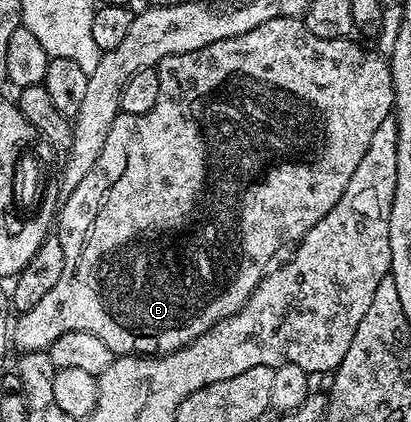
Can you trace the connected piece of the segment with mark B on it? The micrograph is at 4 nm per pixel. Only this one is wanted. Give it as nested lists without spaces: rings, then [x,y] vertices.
[[[280,16],[279,18],[271,18],[271,22],[263,22],[259,26],[255,26],[253,30],[247,30],[238,36],[223,38],[219,42],[211,42],[205,48],[191,50],[187,54],[168,56],[158,62],[156,67],[157,76],[161,80],[159,102],[155,102],[155,106],[151,106],[151,110],[147,110],[147,114],[122,112],[121,115],[115,118],[115,122],[111,124],[111,134],[107,134],[107,142],[103,144],[103,150],[99,154],[95,166],[91,166],[91,174],[87,174],[87,178],[83,178],[83,182],[79,182],[79,186],[60,205],[55,236],[63,246],[63,262],[65,263],[63,278],[59,278],[59,282],[55,282],[55,290],[51,290],[47,294],[47,298],[43,298],[43,302],[39,302],[39,306],[35,306],[29,312],[22,312],[16,317],[16,347],[18,344],[18,349],[21,352],[43,352],[53,345],[55,338],[75,330],[87,330],[87,334],[95,334],[117,356],[132,356],[134,354],[138,356],[156,356],[184,348],[195,337],[203,335],[208,328],[215,326],[223,318],[238,312],[248,302],[249,295],[257,289],[257,283],[265,277],[266,271],[270,267],[269,259],[284,244],[290,243],[289,245],[292,245],[294,242],[300,242],[311,230],[311,226],[315,226],[315,222],[322,220],[333,209],[335,202],[339,202],[339,198],[343,198],[343,190],[347,190],[347,186],[351,182],[351,176],[355,174],[359,162],[363,162],[363,154],[367,154],[367,146],[371,146],[371,138],[374,137],[375,130],[379,130],[379,126],[383,126],[383,122],[390,119],[391,113],[394,111],[393,71],[389,68],[389,60],[386,57],[381,57],[377,52],[372,52],[369,48],[360,48],[359,45],[352,44],[353,42],[349,38],[343,40],[315,38],[315,34],[311,34],[311,30],[307,30],[304,19],[296,16]]]

